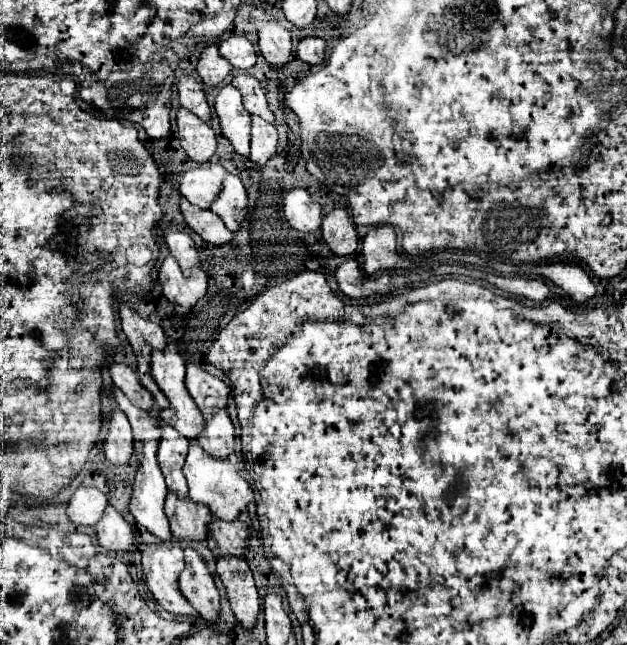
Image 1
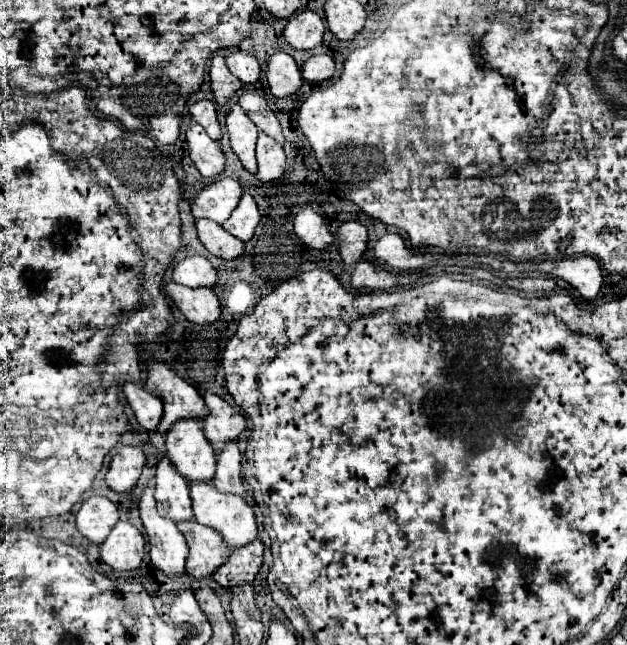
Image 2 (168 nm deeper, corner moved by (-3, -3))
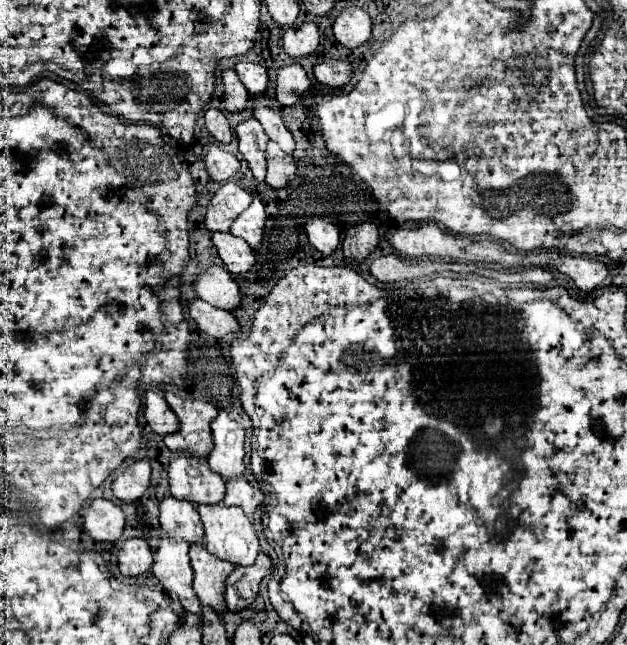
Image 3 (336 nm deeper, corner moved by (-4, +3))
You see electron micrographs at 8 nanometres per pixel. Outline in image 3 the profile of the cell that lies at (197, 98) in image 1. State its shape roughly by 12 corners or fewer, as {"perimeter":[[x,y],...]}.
{"perimeter":[[216,108],[204,112],[208,132],[222,144],[232,140],[224,114]]}

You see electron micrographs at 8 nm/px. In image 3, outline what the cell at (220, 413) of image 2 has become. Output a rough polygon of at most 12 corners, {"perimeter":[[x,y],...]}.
{"perimeter":[[226,410],[212,422],[208,466],[244,472],[244,428]]}

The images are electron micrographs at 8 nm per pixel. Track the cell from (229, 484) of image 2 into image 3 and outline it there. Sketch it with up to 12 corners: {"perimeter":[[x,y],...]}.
{"perimeter":[[244,476],[226,480],[226,506],[252,516],[264,494]]}

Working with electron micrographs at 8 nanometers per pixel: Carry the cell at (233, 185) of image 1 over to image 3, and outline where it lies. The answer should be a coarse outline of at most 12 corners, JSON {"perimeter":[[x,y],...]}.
{"perimeter":[[260,198],[234,220],[230,232],[258,250],[266,220]]}

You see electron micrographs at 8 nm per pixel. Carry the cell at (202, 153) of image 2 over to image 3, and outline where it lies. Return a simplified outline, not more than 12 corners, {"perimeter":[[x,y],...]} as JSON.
{"perimeter":[[208,144],[204,162],[214,182],[226,182],[240,168],[238,158]]}

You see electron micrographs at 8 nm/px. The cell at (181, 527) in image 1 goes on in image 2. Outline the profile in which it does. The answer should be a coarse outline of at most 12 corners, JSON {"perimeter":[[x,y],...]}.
{"perimeter":[[177,522],[189,544],[187,574],[201,582],[227,562],[221,536]]}

